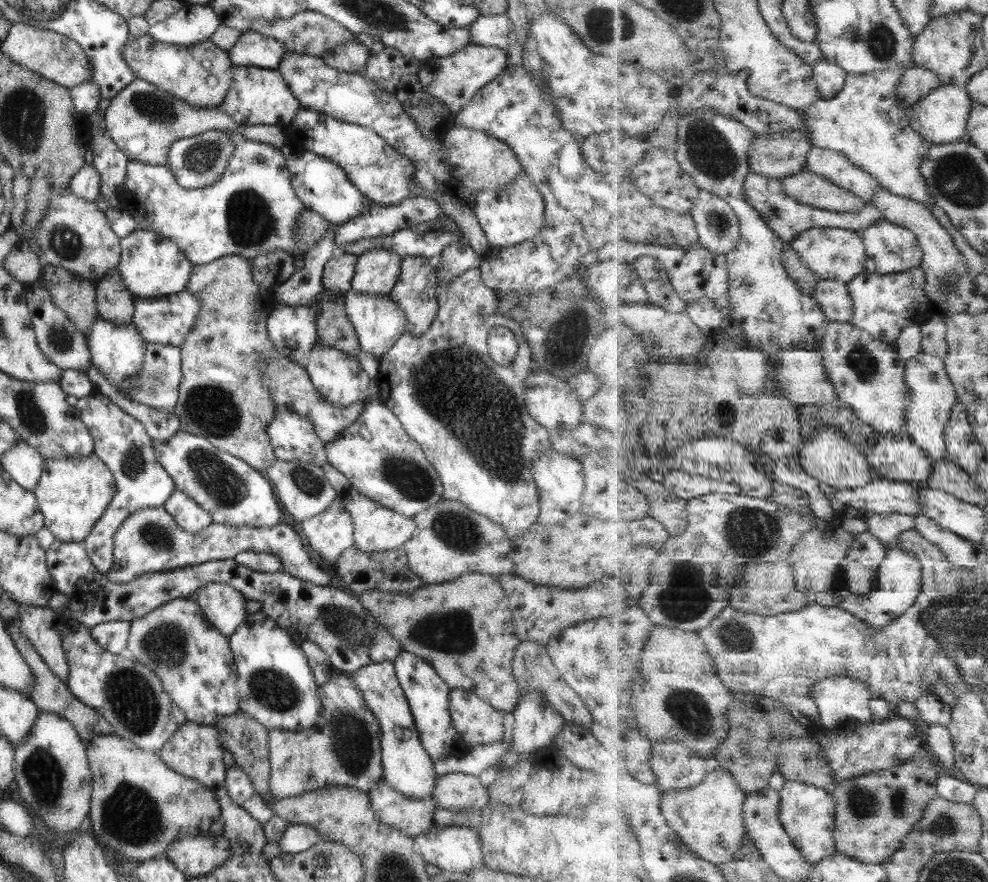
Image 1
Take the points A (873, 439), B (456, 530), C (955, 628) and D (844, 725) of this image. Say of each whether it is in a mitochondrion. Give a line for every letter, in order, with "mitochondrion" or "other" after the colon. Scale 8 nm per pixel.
A: other
B: mitochondrion
C: mitochondrion
D: other

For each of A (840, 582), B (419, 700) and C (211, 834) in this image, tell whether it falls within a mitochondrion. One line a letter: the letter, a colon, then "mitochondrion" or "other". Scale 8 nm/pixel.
A: other
B: other
C: other

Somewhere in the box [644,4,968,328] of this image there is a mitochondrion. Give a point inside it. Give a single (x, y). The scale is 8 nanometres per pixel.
(707, 150)

